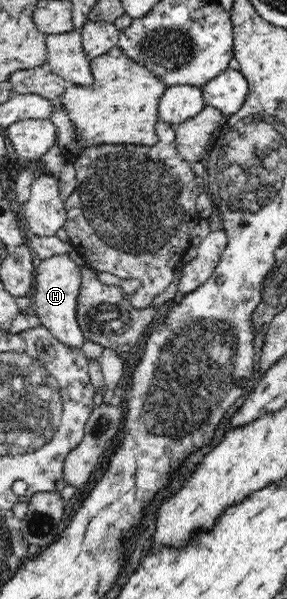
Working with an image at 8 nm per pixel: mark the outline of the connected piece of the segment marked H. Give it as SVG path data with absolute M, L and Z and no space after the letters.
M69 254L53 255L37 263L32 305L41 325L45 326L59 341L71 348L82 347L85 336L77 319L77 300L81 292L81 267Z

